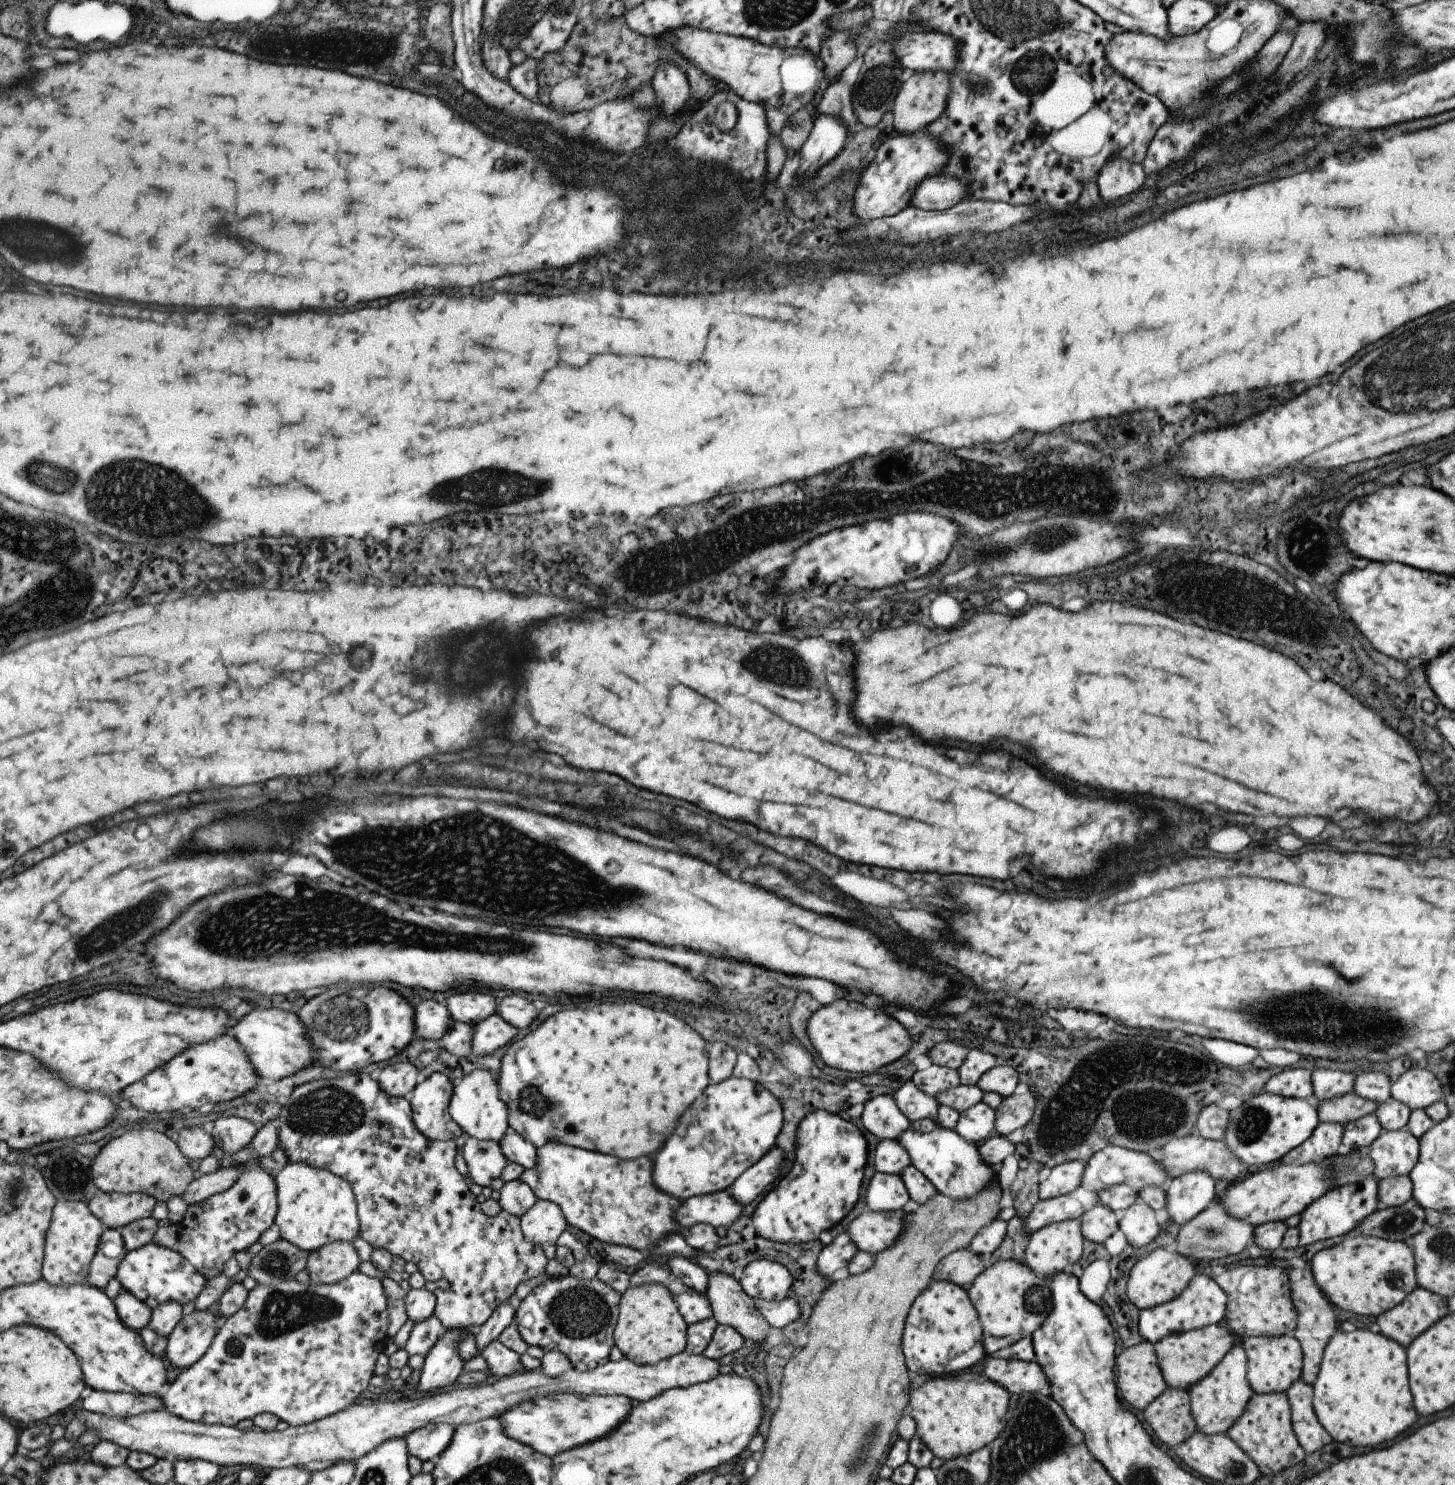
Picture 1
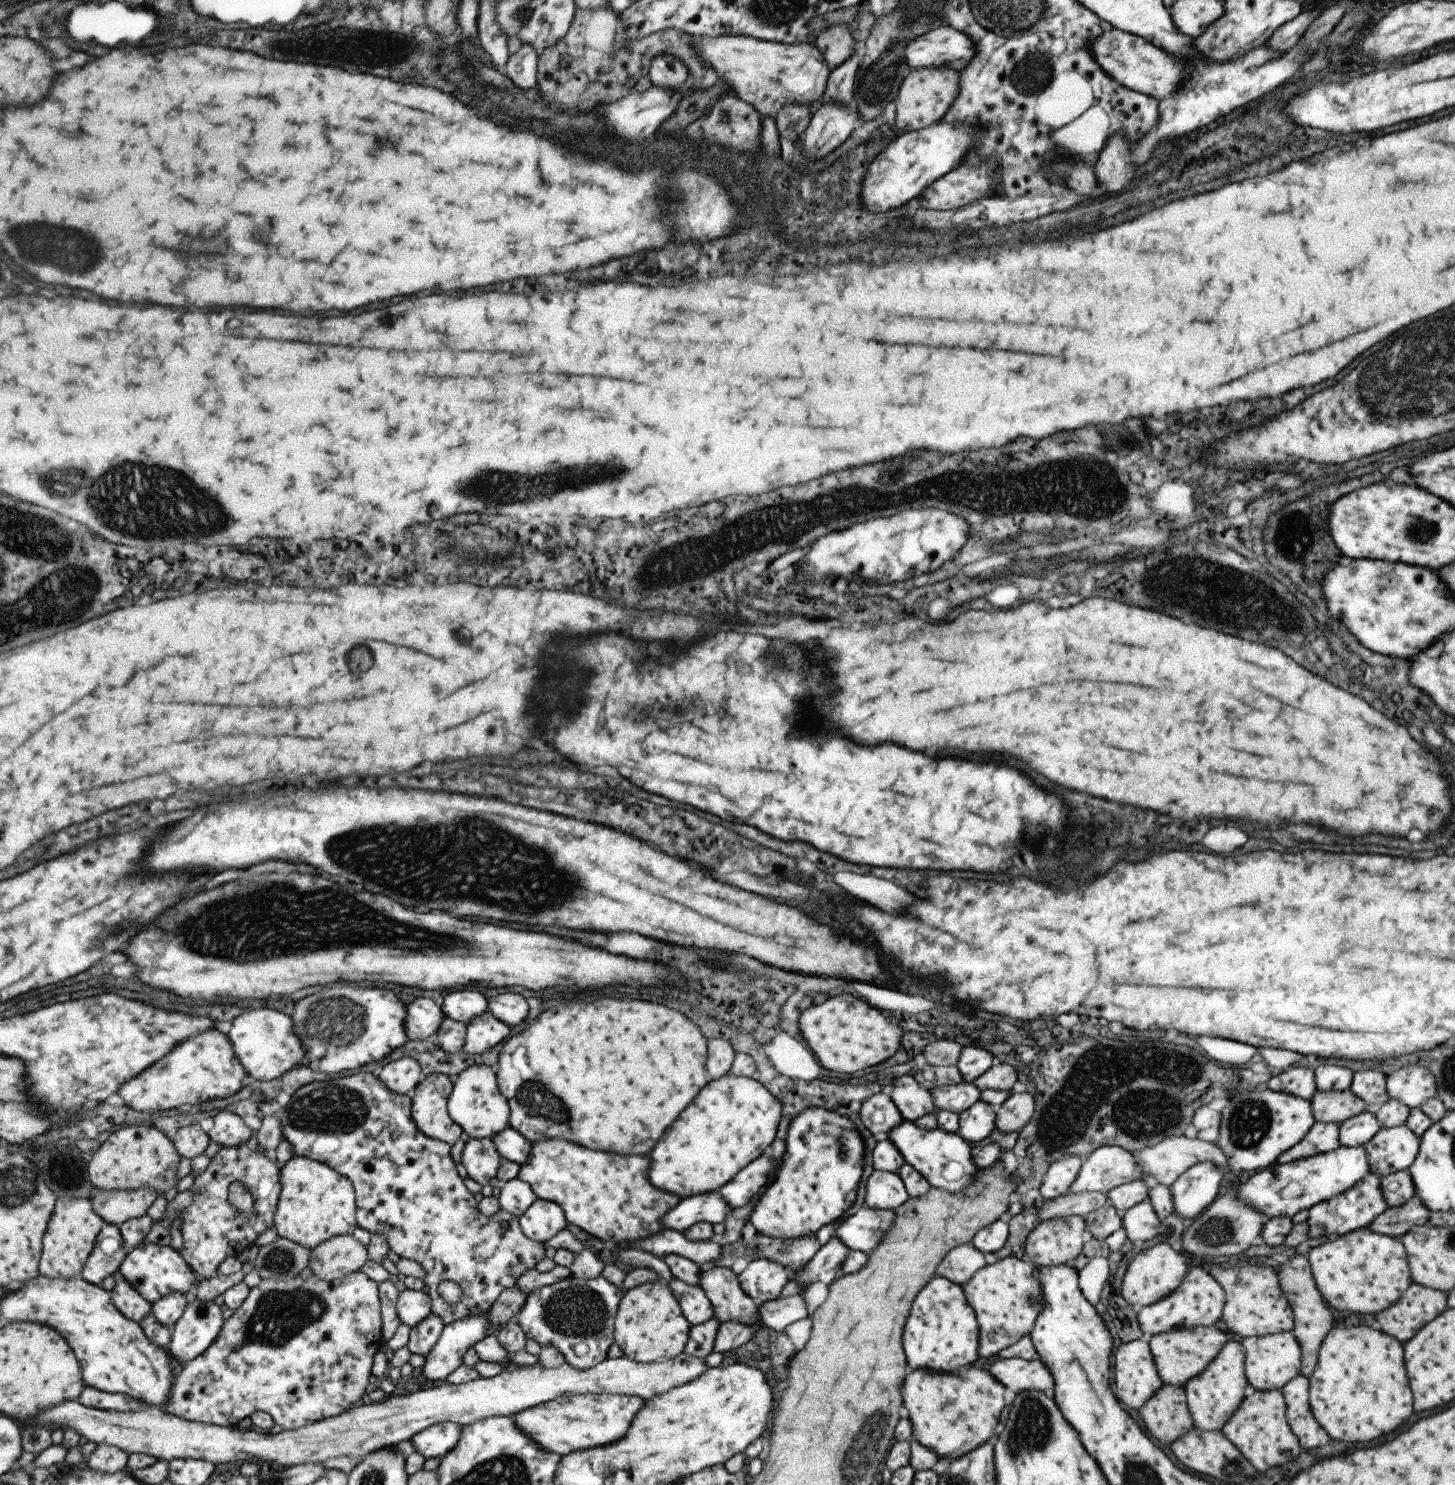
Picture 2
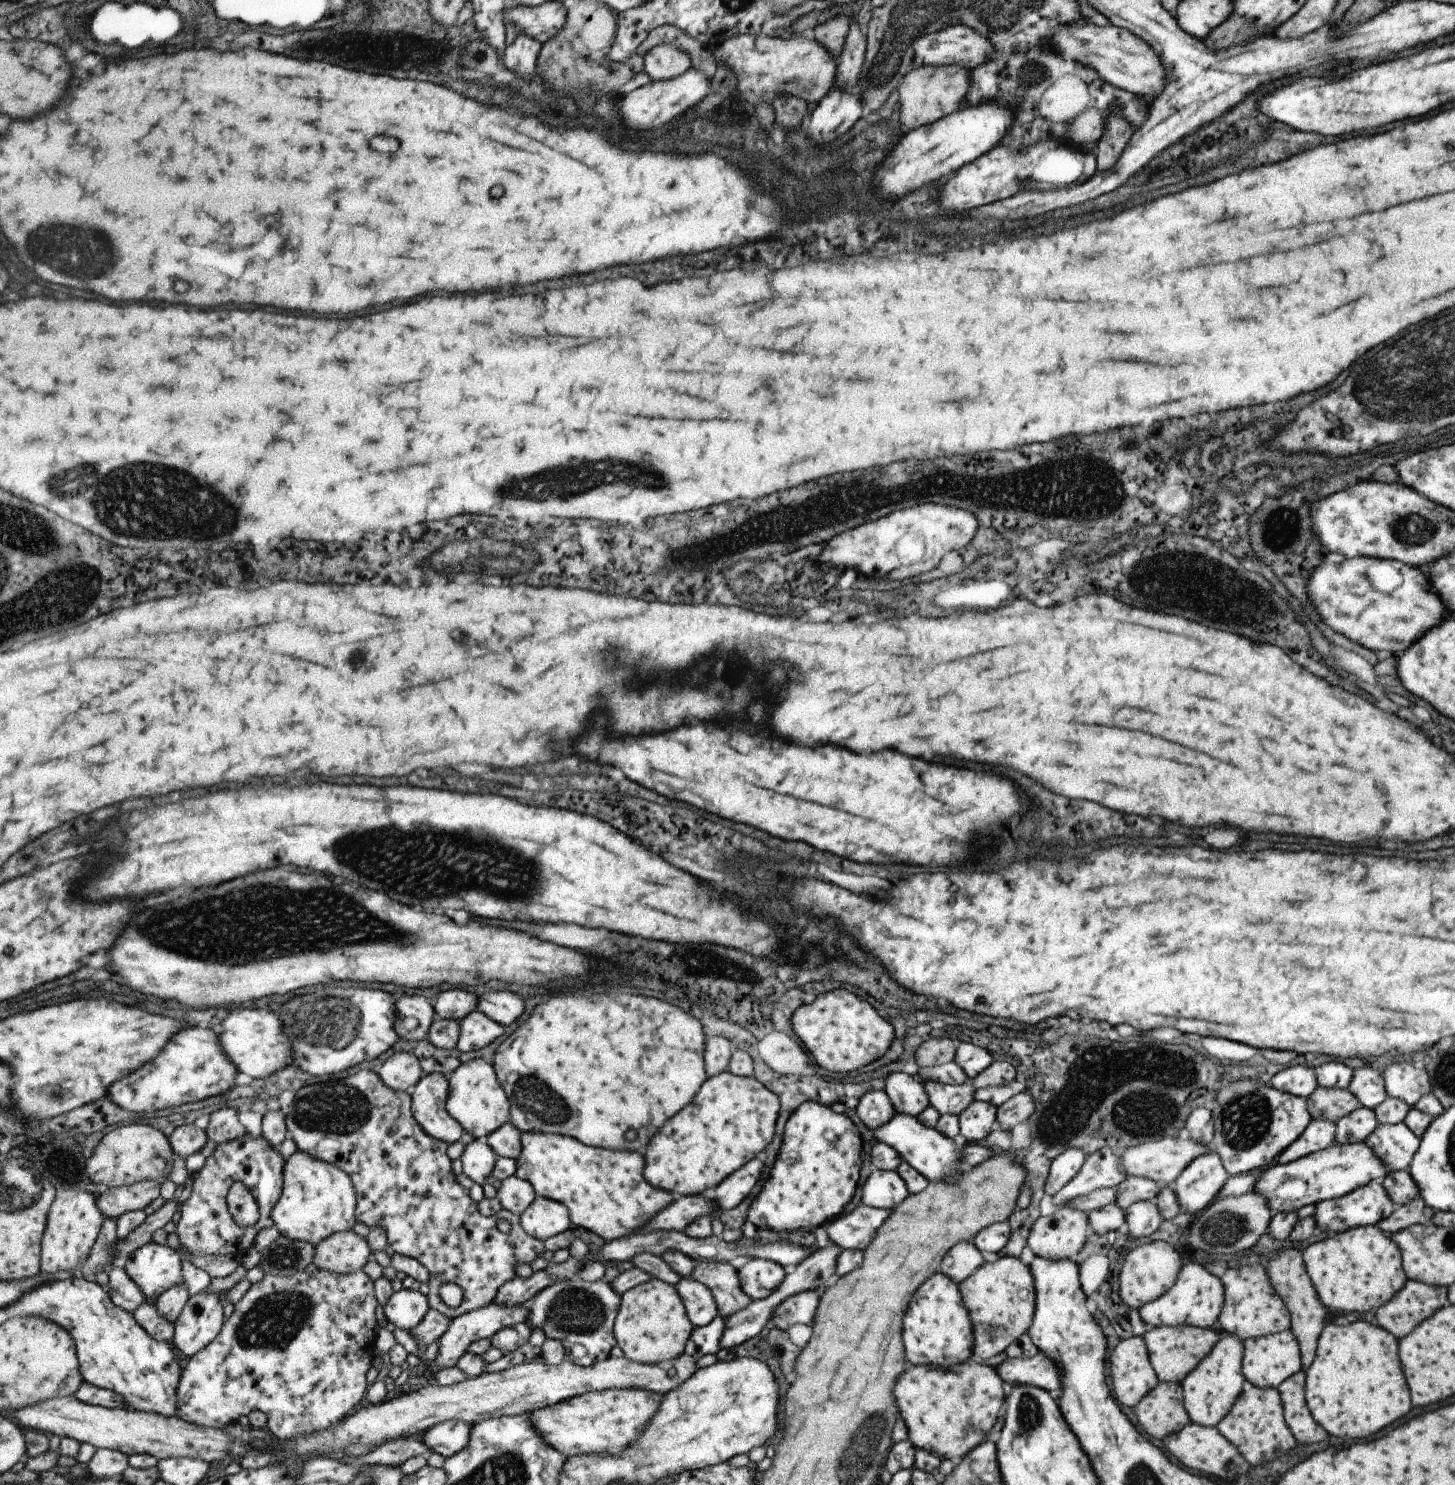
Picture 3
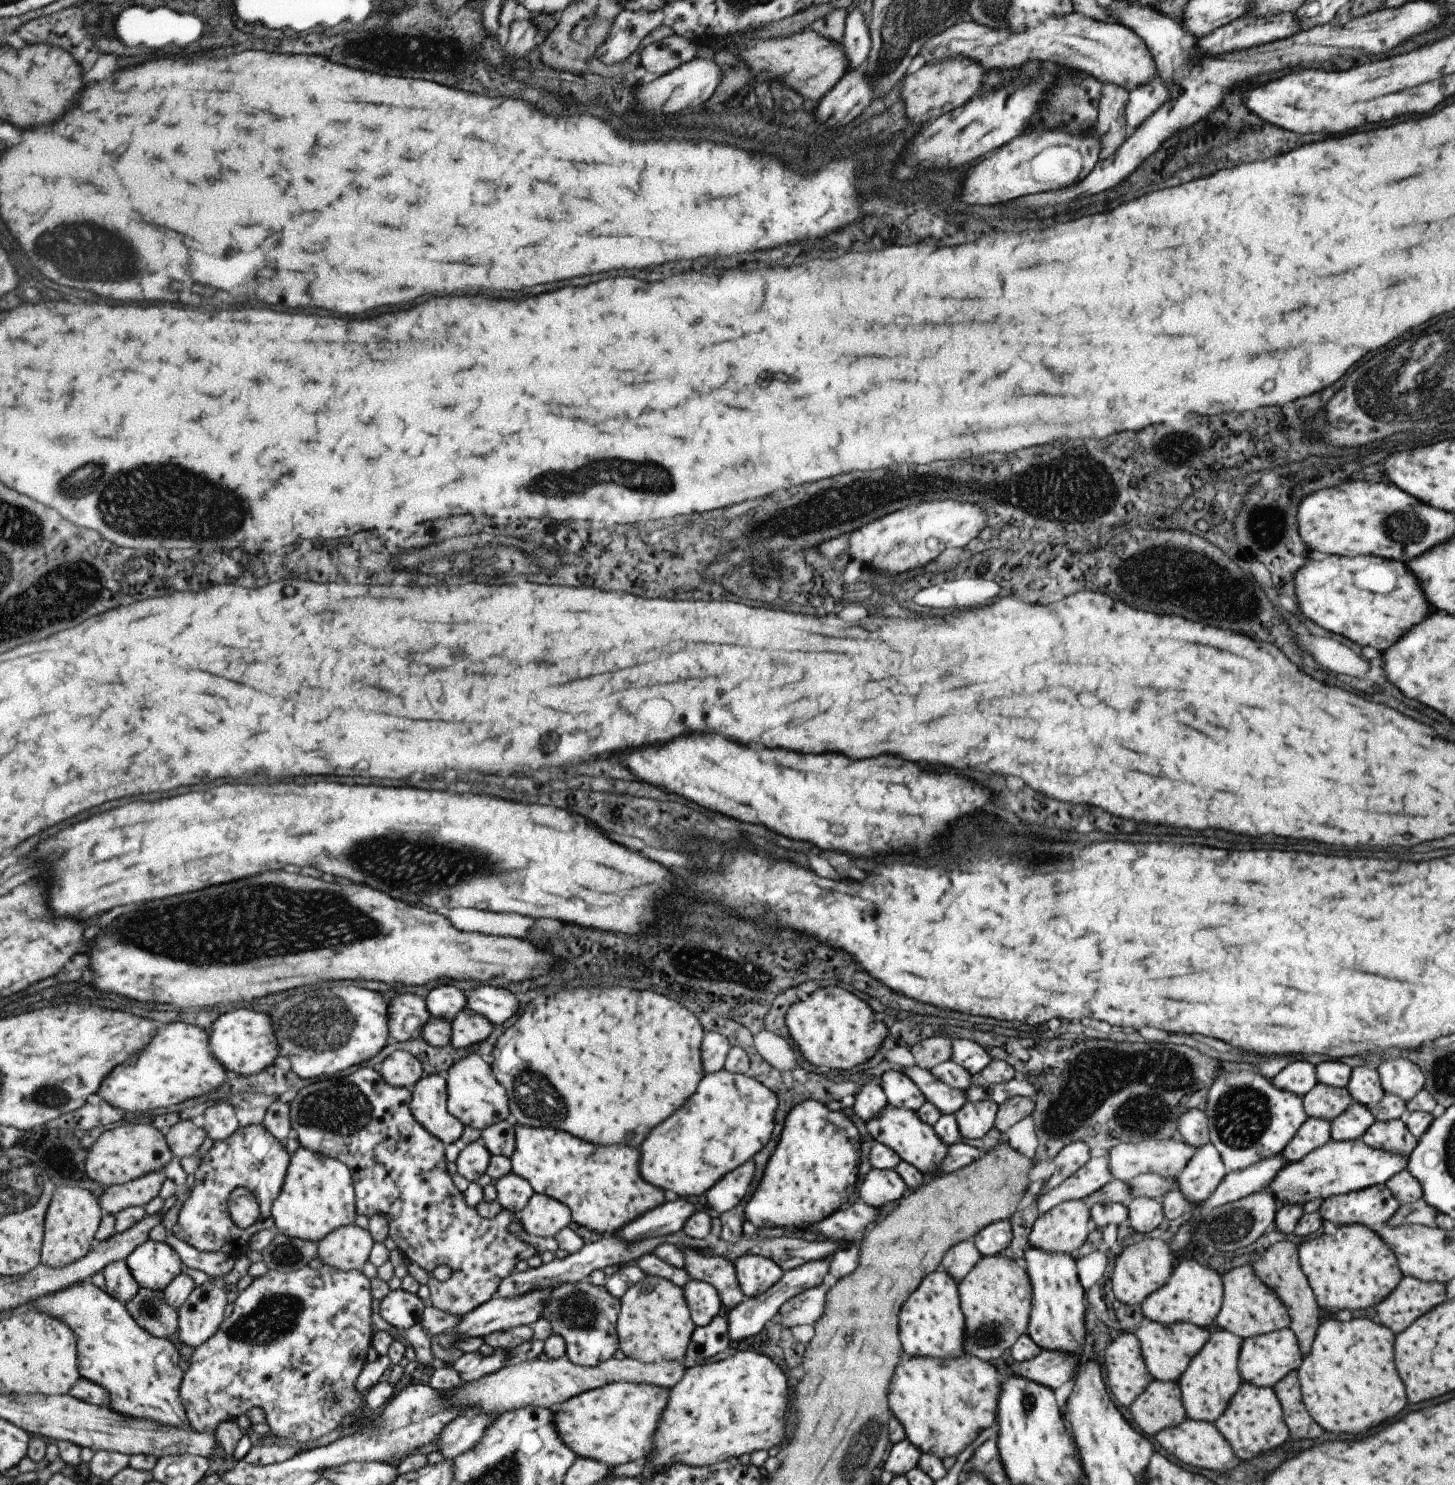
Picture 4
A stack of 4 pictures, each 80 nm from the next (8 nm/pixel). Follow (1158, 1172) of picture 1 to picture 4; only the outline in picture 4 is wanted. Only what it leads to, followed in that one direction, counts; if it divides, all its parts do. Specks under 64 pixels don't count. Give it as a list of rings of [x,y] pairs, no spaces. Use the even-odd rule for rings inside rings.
[[[1107,1153],[1099,1158],[1089,1158],[1086,1164],[1075,1170],[1072,1176],[1065,1178],[1059,1186],[1043,1190],[1035,1198],[1037,1214],[1041,1215],[1067,1200],[1080,1200],[1112,1180],[1107,1170]]]

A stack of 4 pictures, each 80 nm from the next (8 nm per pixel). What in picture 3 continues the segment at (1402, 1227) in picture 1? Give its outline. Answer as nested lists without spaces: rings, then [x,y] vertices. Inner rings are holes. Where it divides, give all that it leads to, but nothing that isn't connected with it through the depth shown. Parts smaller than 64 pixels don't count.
[[[1417,1194],[1409,1202],[1395,1208],[1389,1216],[1378,1220],[1375,1226],[1389,1236],[1412,1224],[1428,1225],[1433,1213],[1434,1210]]]

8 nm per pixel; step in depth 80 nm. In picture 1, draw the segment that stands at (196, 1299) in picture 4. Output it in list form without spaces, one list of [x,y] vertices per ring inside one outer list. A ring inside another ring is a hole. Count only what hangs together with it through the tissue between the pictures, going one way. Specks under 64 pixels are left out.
[[[195,1310],[184,1316],[170,1334],[166,1357],[177,1368],[189,1368],[207,1354],[218,1332],[211,1312]]]

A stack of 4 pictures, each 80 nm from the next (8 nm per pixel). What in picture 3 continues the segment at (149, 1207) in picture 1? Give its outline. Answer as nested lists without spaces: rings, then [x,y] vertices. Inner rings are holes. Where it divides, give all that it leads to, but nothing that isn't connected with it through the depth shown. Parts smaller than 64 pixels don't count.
[[[143,1181],[131,1186],[111,1187],[99,1197],[98,1207],[107,1219],[121,1218],[133,1211],[144,1211],[161,1196],[161,1183]]]

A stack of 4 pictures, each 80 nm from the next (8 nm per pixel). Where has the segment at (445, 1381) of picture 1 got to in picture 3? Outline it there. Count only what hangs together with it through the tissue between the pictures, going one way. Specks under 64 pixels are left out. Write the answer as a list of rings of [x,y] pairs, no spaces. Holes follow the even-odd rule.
[[[491,1302],[484,1307],[469,1311],[449,1321],[445,1332],[437,1340],[437,1352],[430,1364],[428,1370],[432,1373],[456,1366],[458,1358],[465,1352],[467,1347],[476,1340],[484,1339],[495,1334],[502,1328],[513,1327],[514,1324],[523,1323],[527,1314],[526,1305],[518,1307],[504,1307]]]

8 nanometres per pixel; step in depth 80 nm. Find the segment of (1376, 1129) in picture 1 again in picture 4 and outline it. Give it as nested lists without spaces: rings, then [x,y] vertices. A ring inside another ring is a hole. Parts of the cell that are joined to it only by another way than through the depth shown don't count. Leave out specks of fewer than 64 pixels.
[[[1353,1102],[1330,1121],[1331,1139],[1336,1141],[1359,1139],[1373,1121],[1374,1118],[1370,1110]]]

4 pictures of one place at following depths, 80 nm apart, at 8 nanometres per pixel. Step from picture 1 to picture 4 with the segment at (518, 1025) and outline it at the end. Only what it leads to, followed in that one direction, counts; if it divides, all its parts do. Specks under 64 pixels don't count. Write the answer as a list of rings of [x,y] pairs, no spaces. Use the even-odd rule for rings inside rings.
[[[479,986],[466,998],[466,1007],[484,1016],[492,1025],[501,1025],[517,1012],[517,998],[509,989]]]

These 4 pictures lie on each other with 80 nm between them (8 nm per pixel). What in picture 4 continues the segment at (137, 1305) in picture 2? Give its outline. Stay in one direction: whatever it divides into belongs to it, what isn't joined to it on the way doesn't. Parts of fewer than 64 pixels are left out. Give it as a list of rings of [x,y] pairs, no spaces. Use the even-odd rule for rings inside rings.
[[[126,1260],[108,1264],[102,1270],[102,1274],[106,1281],[106,1291],[123,1304],[133,1300],[142,1289]]]

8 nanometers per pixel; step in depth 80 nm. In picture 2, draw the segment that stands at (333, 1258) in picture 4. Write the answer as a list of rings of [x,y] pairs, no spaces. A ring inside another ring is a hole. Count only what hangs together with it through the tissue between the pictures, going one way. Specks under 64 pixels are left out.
[[[354,1235],[336,1236],[312,1250],[309,1267],[317,1278],[334,1281],[359,1271],[367,1258],[367,1248],[359,1244],[359,1240]]]

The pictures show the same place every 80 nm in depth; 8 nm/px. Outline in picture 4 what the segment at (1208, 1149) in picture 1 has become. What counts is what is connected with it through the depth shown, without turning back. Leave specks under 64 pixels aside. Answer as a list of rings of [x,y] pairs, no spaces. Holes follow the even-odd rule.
[[[1149,1137],[1140,1142],[1123,1142],[1108,1151],[1107,1170],[1111,1172],[1112,1179],[1124,1182],[1143,1174],[1159,1174],[1165,1178],[1176,1178],[1176,1175],[1187,1164],[1187,1160],[1193,1156],[1195,1150],[1195,1148],[1187,1146],[1185,1142],[1175,1142],[1175,1140],[1169,1139],[1157,1141]]]

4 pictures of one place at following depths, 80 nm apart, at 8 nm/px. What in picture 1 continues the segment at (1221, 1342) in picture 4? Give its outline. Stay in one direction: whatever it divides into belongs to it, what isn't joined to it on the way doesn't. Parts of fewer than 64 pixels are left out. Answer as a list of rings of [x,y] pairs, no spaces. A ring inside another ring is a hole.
[[[1233,1346],[1229,1352],[1197,1383],[1187,1389],[1190,1413],[1196,1430],[1206,1435],[1225,1434],[1226,1430],[1243,1414],[1253,1394],[1246,1379],[1246,1354],[1243,1347]]]

